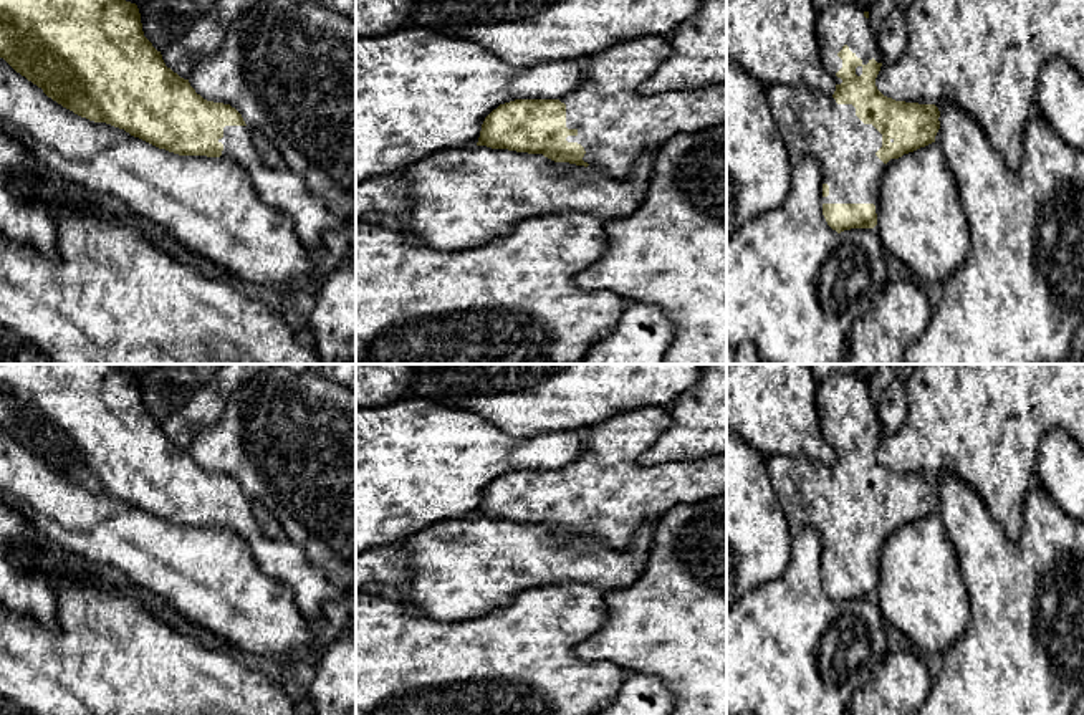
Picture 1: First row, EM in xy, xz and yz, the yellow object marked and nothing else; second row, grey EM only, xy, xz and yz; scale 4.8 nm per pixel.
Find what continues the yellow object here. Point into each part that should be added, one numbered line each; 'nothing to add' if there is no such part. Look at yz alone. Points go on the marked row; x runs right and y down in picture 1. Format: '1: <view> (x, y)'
1: yz (843, 23)

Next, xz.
1: xz (616, 124)

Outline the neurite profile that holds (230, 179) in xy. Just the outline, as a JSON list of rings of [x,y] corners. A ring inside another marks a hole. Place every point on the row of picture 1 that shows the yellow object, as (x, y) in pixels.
[[[0,58],[0,131],[22,142],[55,177],[99,197],[118,197],[126,204],[132,218],[146,218],[162,227],[187,250],[210,260],[242,283],[266,286],[290,296],[301,291],[314,295],[319,275],[313,270],[309,252],[300,242],[293,220],[281,210],[263,204],[247,170],[232,159],[179,156],[134,137],[124,129],[81,118],[48,98],[41,88],[17,73],[3,58]]]

